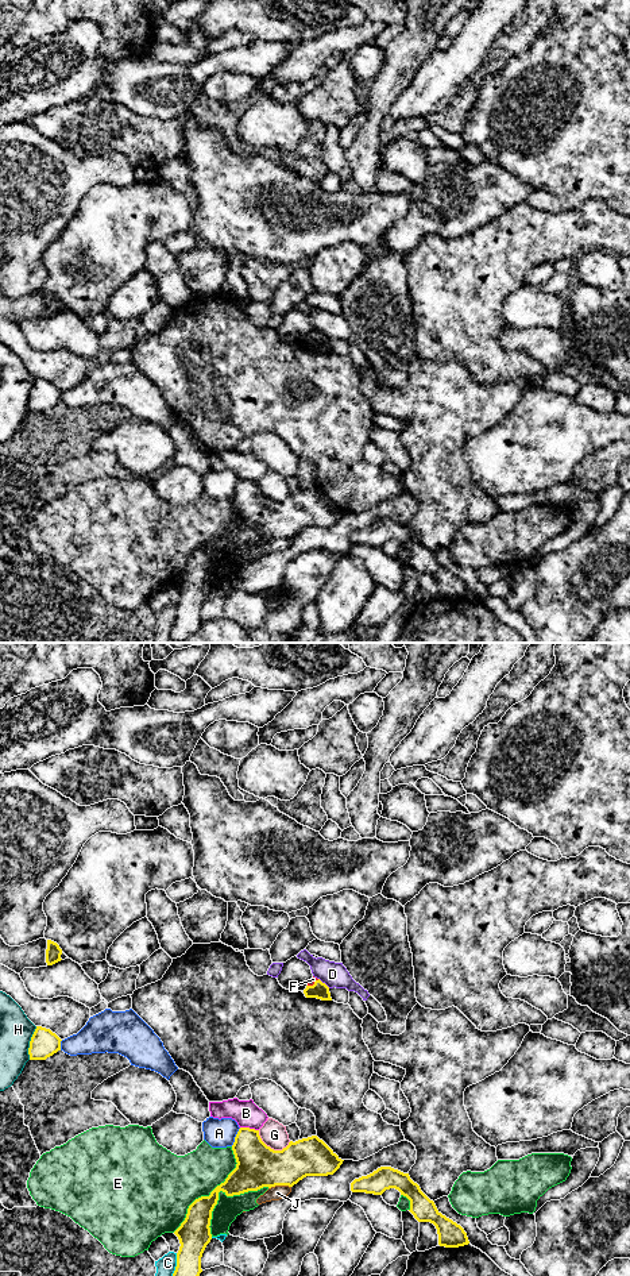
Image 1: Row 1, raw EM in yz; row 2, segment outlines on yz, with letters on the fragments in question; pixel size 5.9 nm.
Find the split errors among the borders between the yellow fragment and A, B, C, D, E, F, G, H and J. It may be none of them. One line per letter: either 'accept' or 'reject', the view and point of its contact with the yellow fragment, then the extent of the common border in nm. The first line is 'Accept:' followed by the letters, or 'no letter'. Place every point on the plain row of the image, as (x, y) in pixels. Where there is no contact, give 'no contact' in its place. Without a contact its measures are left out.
Accept: no letter
A: reject; meets yellow in yz at (235, 489); contact 130 nm long
B: reject; meets yellow in yz at (248, 480); contact 110 nm long
C: reject; meets yellow in yz at (174, 624); contact 220 nm long
D: reject; meets yellow in yz at (324, 335); contact 90 nm long
E: reject; meets yellow in yz at (211, 544); contact 600 nm long
F: reject; meets yellow in yz at (314, 335); contact 80 nm long
G: reject; meets yellow in yz at (270, 500); contact 220 nm long
H: reject; meets yellow in yz at (30, 394); contact 200 nm long
J: reject; meets yellow in yz at (279, 536); contact 140 nm long

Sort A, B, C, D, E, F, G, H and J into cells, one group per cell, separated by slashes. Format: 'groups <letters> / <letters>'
groups A / B / C / D / E / F / G / H / J

